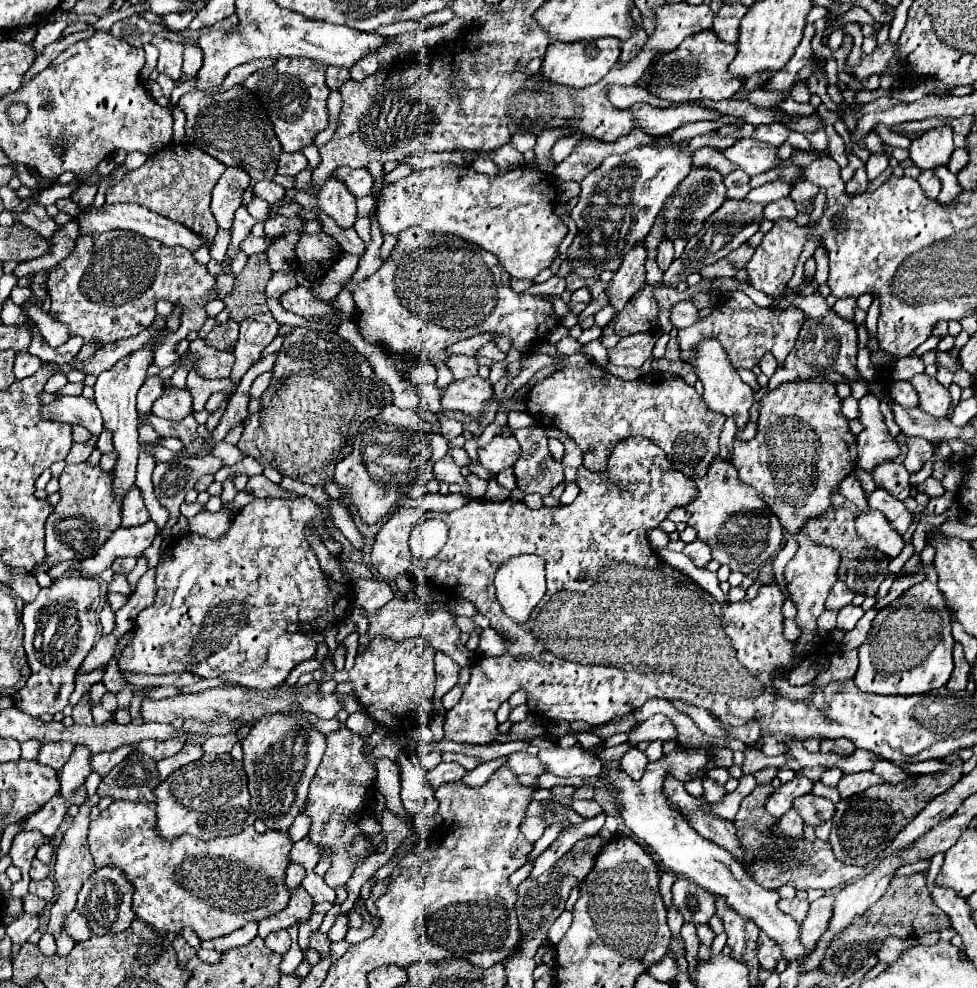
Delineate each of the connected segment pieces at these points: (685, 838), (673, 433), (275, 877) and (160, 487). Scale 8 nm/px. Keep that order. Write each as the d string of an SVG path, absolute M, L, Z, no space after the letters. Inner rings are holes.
M679 747L679 749L675 748L669 757L650 761L646 765L646 771L640 781L634 781L632 777L628 777L618 761L602 763L602 773L598 775L598 781L606 783L602 787L608 791L610 799L612 799L614 807L618 809L620 817L624 819L626 827L634 833L634 837L640 843L644 843L656 851L656 857L664 863L666 869L694 881L696 885L710 891L712 895L724 897L726 903L736 913L740 913L746 919L752 919L762 931L766 931L766 935L776 939L788 961L802 961L802 957L808 955L808 949L804 949L798 943L798 923L778 909L778 899L780 899L778 893L760 887L752 879L752 875L740 863L736 863L736 859L732 859L732 855L728 855L728 851L724 851L722 847L716 847L712 841L698 835L686 823L686 819L668 805L668 801L660 793L662 779L666 773L671 773L677 779L684 779L684 782L688 782L694 777L706 775L706 771L710 771L712 767L714 767L714 757L708 751Z
M590 365L584 369L564 367L556 373L552 373L550 377L536 383L526 393L526 405L528 405L530 417L536 423L540 423L544 429L548 429L548 425L556 427L576 441L576 445L584 453L584 467L588 467L590 471L606 469L608 455L612 453L612 447L616 447L616 443L620 443L628 435L642 435L642 437L648 437L650 441L654 441L660 449L664 449L670 463L680 473L684 473L688 477L706 475L708 463L712 463L712 459L718 455L718 439L720 439L724 421L726 421L726 417L712 411L702 401L702 397L698 397L694 387L684 383L682 377L676 377L672 373L650 371L638 379L626 381L626 379L614 377L610 371L606 371L598 365Z
M114 801L106 811L90 823L88 843L96 867L118 867L134 885L134 913L140 921L148 923L154 931L178 933L182 927L190 927L198 933L202 941L228 935L248 921L260 921L288 905L290 891L284 887L284 871L288 867L288 853L292 849L290 837L282 831L256 833L254 827L244 829L232 837L218 837L212 841L200 841L196 837L182 835L180 839L160 839L154 829L156 805L154 803L134 803L134 801Z
M180 457L176 461L156 463L152 473L156 499L170 511L170 521L160 533L164 539L170 539L170 527L180 515L180 505L184 495L196 485L196 481L208 473L216 473L222 467L220 459L206 457Z

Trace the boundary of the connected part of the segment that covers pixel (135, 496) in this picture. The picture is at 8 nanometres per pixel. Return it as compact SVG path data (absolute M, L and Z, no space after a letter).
M132 487L132 491L122 501L122 527L136 527L146 521L150 521L150 515L146 513L140 489Z

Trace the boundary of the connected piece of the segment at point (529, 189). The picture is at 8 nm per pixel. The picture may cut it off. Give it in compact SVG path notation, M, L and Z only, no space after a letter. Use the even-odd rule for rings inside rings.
M442 163L428 169L412 171L408 177L386 185L376 203L376 219L382 235L394 235L398 237L400 231L412 227L412 225L424 225L430 233L448 233L456 235L464 241L476 243L478 247L494 253L502 267L510 273L514 279L534 279L542 269L550 267L552 259L558 255L558 245L566 235L566 225L560 221L560 217L554 213L554 177L540 169L530 167L518 167L504 175L484 175L474 171L472 167L458 167L452 163Z

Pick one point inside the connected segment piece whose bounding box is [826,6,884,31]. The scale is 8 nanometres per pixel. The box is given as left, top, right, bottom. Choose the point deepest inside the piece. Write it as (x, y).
(856, 14)

